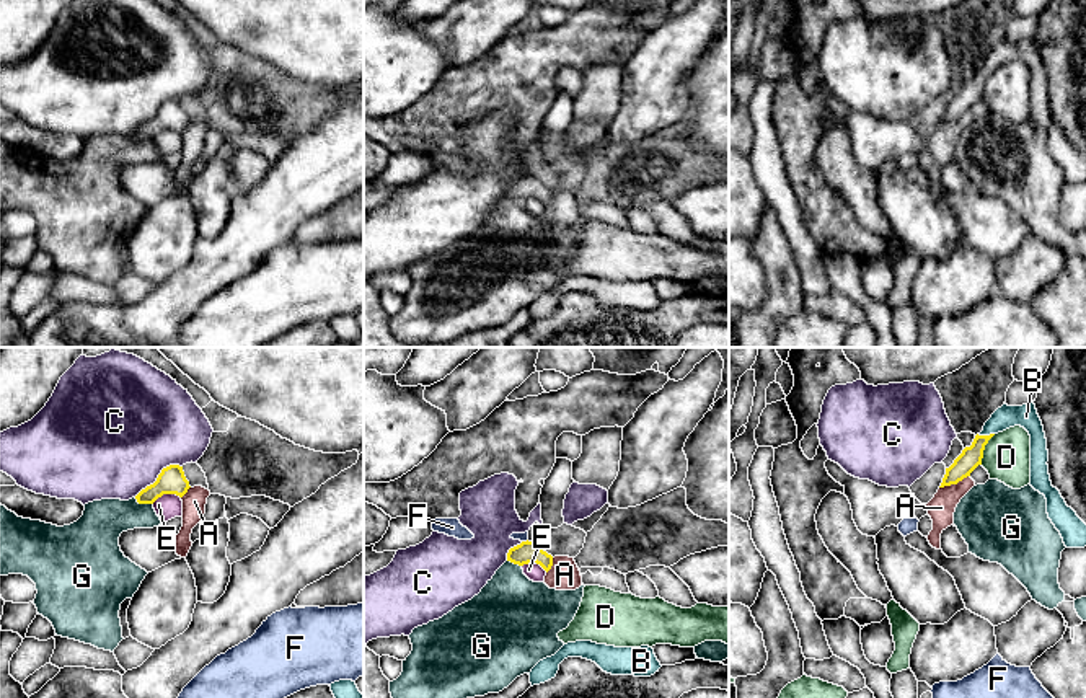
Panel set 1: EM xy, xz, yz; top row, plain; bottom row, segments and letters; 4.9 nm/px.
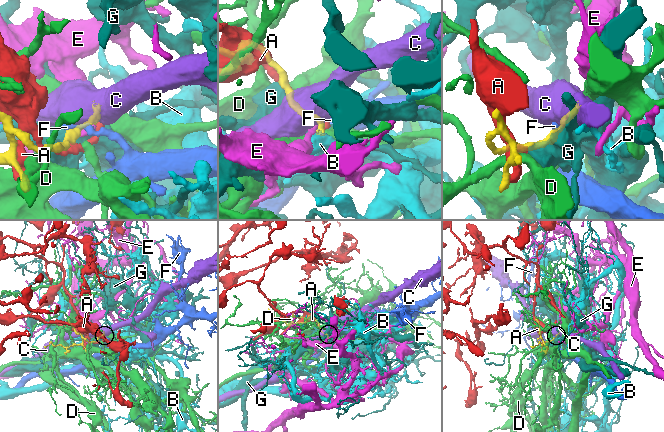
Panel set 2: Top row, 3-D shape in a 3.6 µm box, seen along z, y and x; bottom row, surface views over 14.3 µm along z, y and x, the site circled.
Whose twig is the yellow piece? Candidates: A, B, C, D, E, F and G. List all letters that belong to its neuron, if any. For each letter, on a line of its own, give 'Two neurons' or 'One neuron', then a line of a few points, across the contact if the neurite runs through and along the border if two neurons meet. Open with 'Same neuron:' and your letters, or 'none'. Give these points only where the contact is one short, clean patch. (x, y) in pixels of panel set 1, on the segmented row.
Same neuron: B
A: Two neurons
B: One neuron. Line: yz (971, 457), (985, 436), (1006, 416), (1026, 416)
C: Two neurons. Line: xy (181, 465), (167, 465), (152, 483), (134, 496)
D: Two neurons
E: Two neurons
F: Two neurons. Line: xz (527, 538), (522, 542)
G: Two neurons

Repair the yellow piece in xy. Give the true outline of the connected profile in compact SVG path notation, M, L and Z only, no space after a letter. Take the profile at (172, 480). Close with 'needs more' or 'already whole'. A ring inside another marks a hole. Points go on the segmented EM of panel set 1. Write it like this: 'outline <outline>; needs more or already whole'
outline M170 465L163 468L157 481L142 489L135 499L139 504L153 504L163 494L176 494L183 497L189 488L183 466Z; already whole

